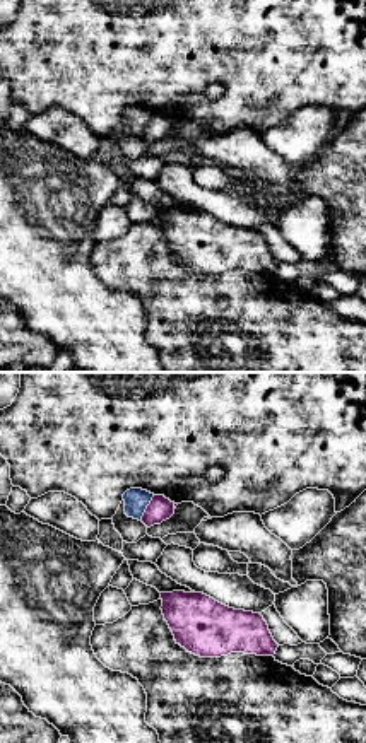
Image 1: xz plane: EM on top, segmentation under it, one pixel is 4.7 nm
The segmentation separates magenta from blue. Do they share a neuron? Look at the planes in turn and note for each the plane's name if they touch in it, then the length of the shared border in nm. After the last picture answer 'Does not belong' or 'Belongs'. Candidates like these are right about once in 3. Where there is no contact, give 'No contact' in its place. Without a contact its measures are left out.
Touches magenta in xz. Shared border 140 nm

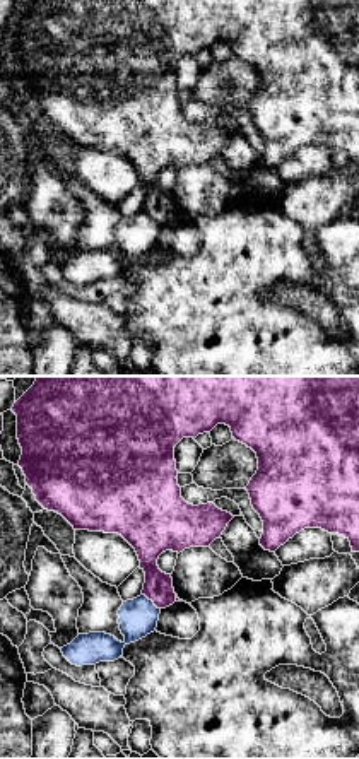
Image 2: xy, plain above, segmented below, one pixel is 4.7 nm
Touches magenta in xy. Shared border 120 nm

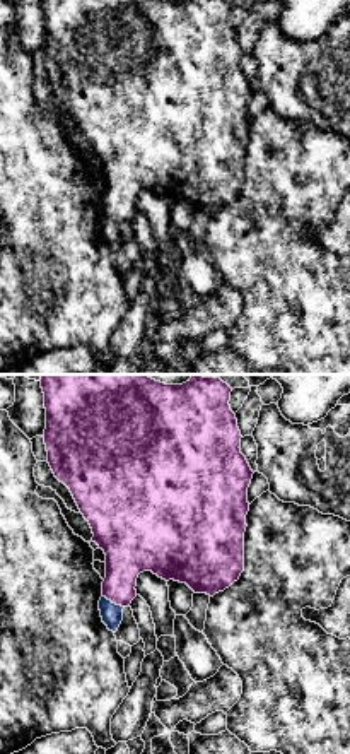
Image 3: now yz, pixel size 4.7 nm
Touches magenta in yz. Shared border 120 nm

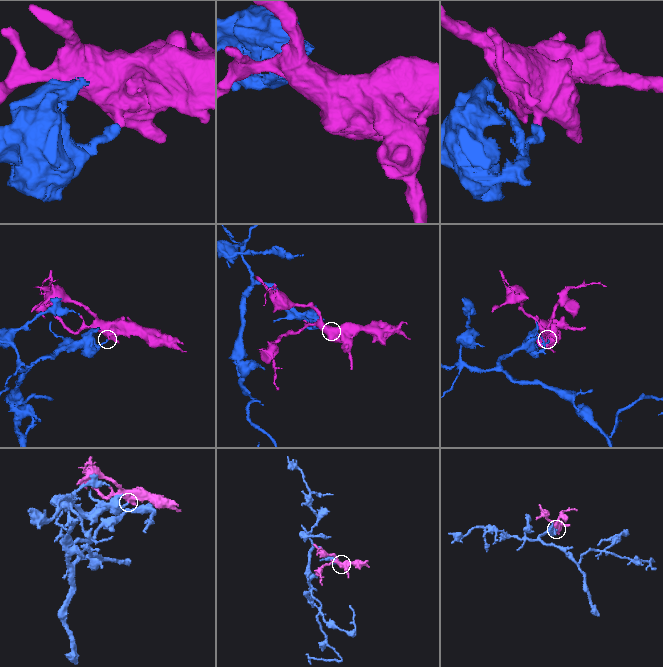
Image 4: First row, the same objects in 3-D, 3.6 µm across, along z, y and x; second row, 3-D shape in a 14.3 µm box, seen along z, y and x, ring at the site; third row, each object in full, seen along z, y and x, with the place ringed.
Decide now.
Does not belong

